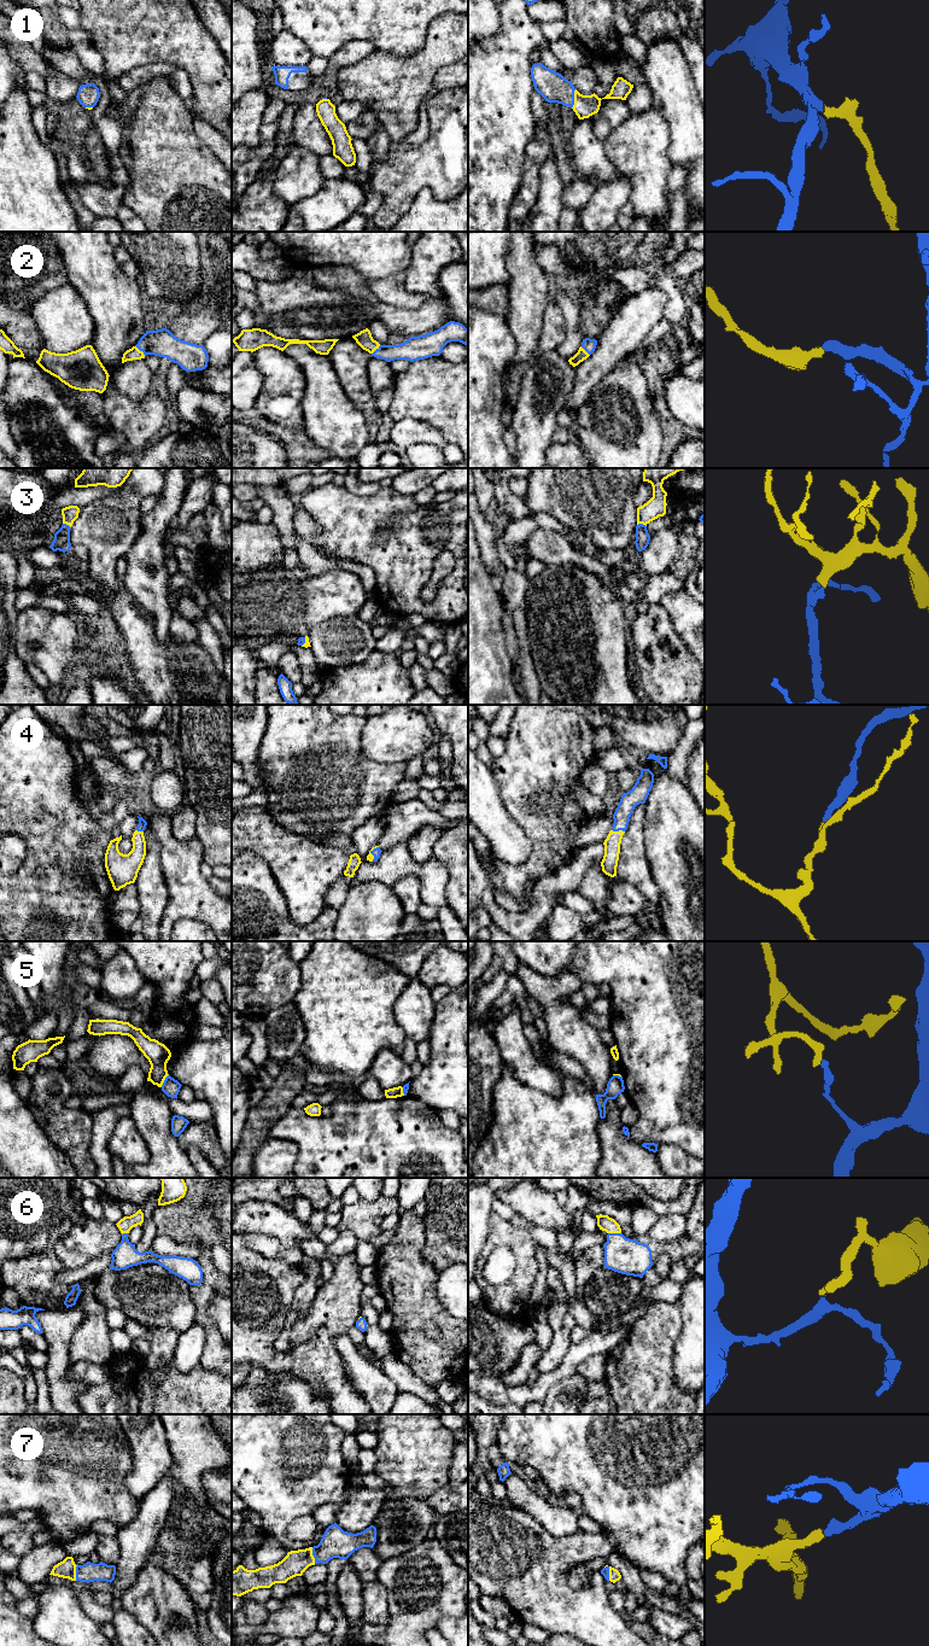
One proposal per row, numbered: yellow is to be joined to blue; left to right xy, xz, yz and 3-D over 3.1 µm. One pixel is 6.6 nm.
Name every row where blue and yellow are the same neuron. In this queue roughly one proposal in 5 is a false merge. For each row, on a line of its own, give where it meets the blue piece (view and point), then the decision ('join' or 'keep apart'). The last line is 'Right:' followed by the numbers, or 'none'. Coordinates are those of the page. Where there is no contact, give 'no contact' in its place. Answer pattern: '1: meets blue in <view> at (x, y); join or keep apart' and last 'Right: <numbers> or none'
1: meets blue in yz at (573, 99); join
2: meets blue in xy at (140, 350); join
3: meets blue in yz at (642, 524); join
4: meets blue in yz at (618, 830); join
5: meets blue in xy at (164, 1080); keep apart
6: meets blue in yz at (614, 1233); join
7: meets blue in xz at (313, 1554); join
Right: 1, 2, 3, 4, 6, 7

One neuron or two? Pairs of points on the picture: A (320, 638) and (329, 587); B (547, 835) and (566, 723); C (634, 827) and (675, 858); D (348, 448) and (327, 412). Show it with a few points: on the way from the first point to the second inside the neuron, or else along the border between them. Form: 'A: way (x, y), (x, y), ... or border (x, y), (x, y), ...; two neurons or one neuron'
A: border (350, 616), (333, 617), (325, 620), (307, 635); two neurons
B: way (550, 807), (554, 788), (559, 783), (559, 751); one neuron
C: border (646, 821), (644, 836); two neurons
D: way (345, 439), (343, 432), (331, 420); one neuron

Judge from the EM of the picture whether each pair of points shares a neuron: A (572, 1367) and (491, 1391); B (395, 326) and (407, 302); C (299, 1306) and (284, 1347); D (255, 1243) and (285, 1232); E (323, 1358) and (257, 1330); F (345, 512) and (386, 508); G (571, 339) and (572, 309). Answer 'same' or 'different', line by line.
A: same
B: different
C: same
D: different
E: same
F: same
G: same

